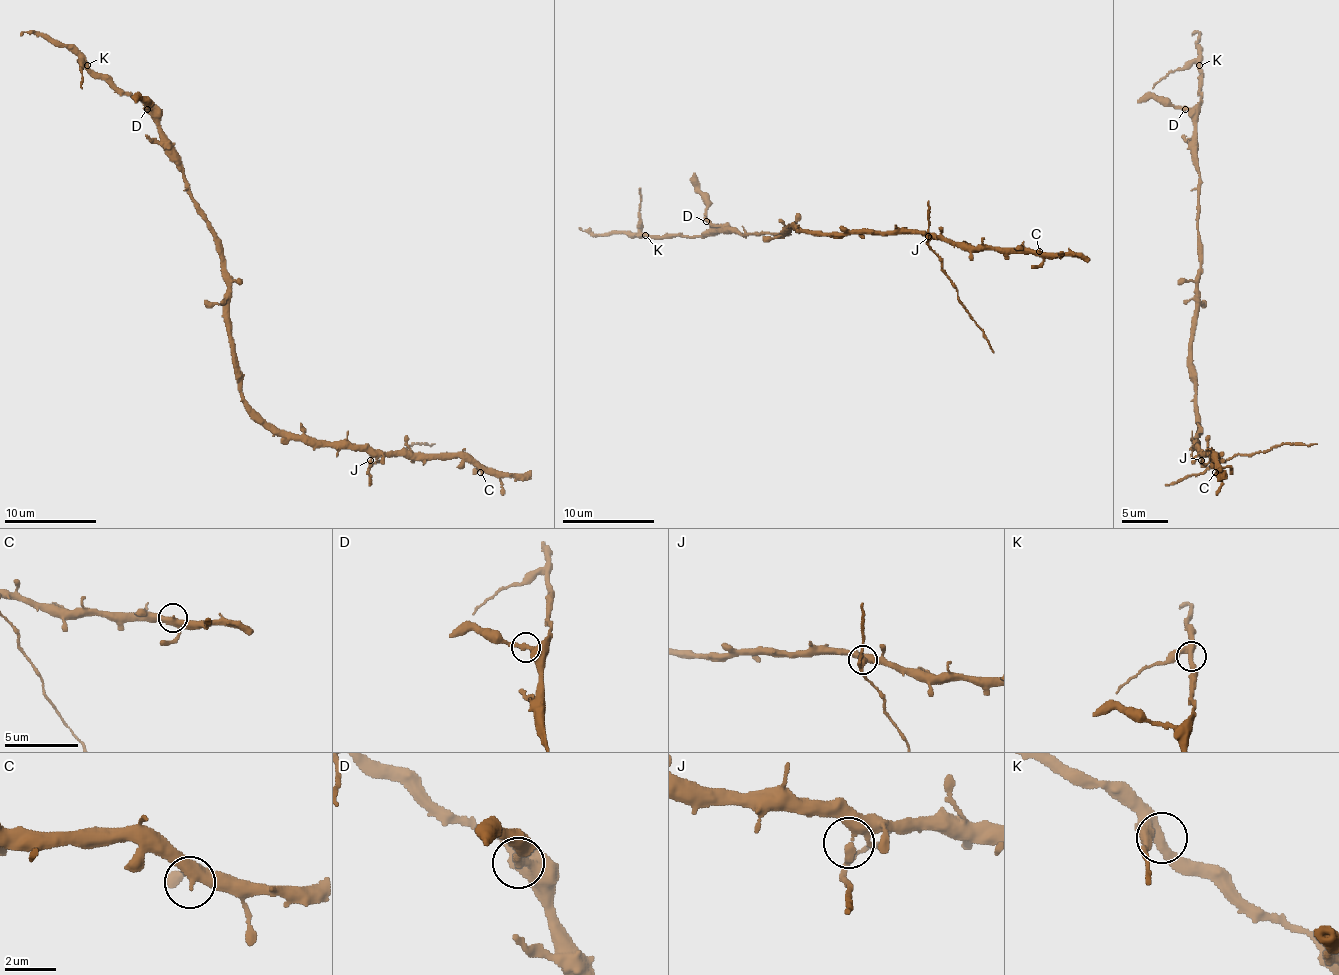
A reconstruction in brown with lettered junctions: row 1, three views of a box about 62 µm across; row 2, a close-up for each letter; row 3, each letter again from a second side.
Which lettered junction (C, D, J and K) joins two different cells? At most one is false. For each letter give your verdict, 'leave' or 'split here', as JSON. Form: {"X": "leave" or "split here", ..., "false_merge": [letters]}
{"C": "leave", "D": "leave", "J": "split here", "K": "leave", "false_merge": ["J"]}

